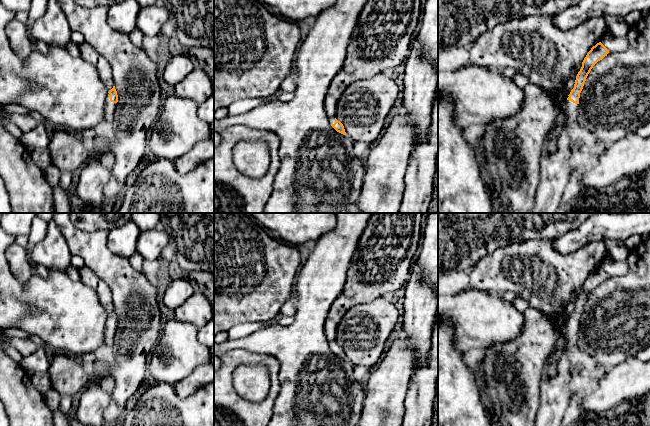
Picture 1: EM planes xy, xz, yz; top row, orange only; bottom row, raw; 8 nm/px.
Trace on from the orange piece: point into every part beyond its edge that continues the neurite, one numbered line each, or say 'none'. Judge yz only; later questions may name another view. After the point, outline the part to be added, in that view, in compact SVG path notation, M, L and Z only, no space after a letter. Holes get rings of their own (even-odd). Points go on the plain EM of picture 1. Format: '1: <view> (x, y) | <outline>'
1: yz (571, 332) | M566 325L566 341L559 349L554 352L553 358L549 362L545 362L542 377L550 378L555 374L557 358L565 349L571 348L576 345L578 330L579 328L575 328L572 325Z

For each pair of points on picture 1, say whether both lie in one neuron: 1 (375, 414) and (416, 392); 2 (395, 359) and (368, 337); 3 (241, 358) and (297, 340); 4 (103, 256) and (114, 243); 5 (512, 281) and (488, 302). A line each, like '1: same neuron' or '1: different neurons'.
1: different neurons
2: different neurons
3: different neurons
4: different neurons
5: different neurons

